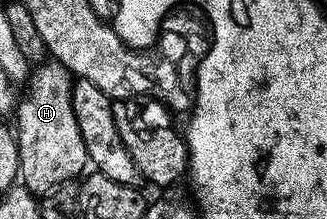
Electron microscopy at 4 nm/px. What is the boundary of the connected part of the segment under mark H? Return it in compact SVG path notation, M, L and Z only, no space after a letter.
M44 61L32 70L26 80L27 96L18 100L19 179L22 186L36 197L47 195L57 189L57 185L78 180L88 170L85 141L81 141L77 117L73 117L74 84L75 79L65 65Z

